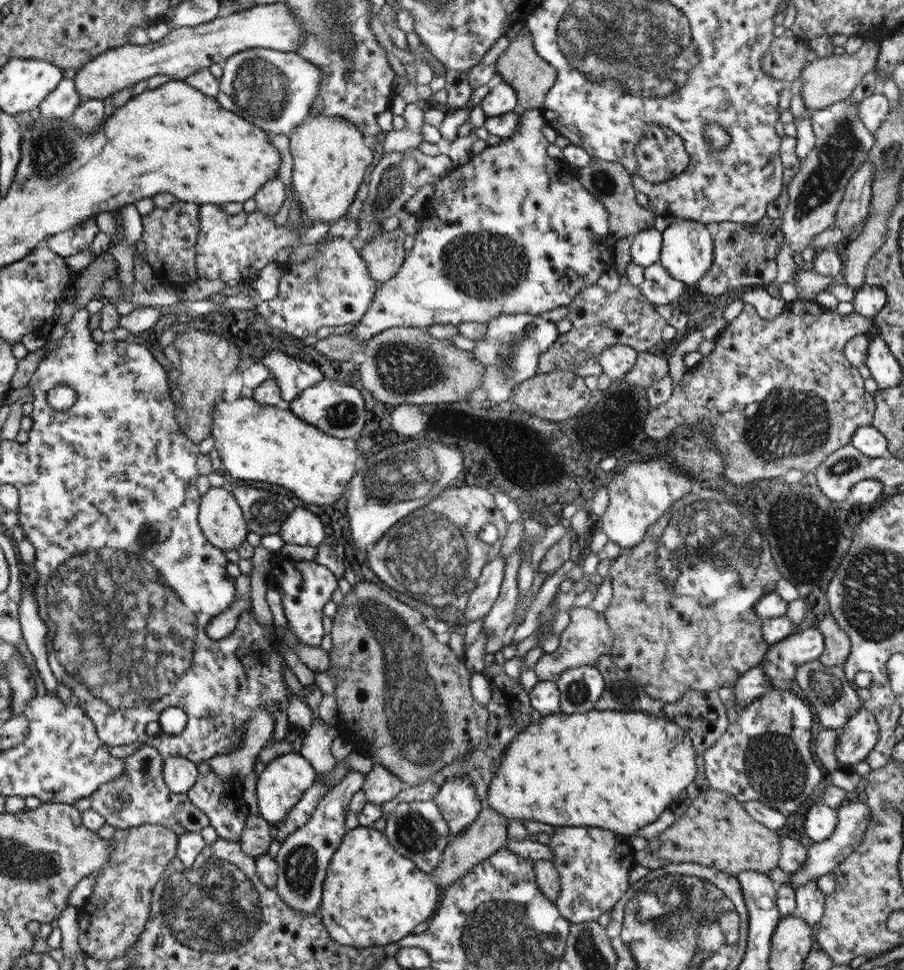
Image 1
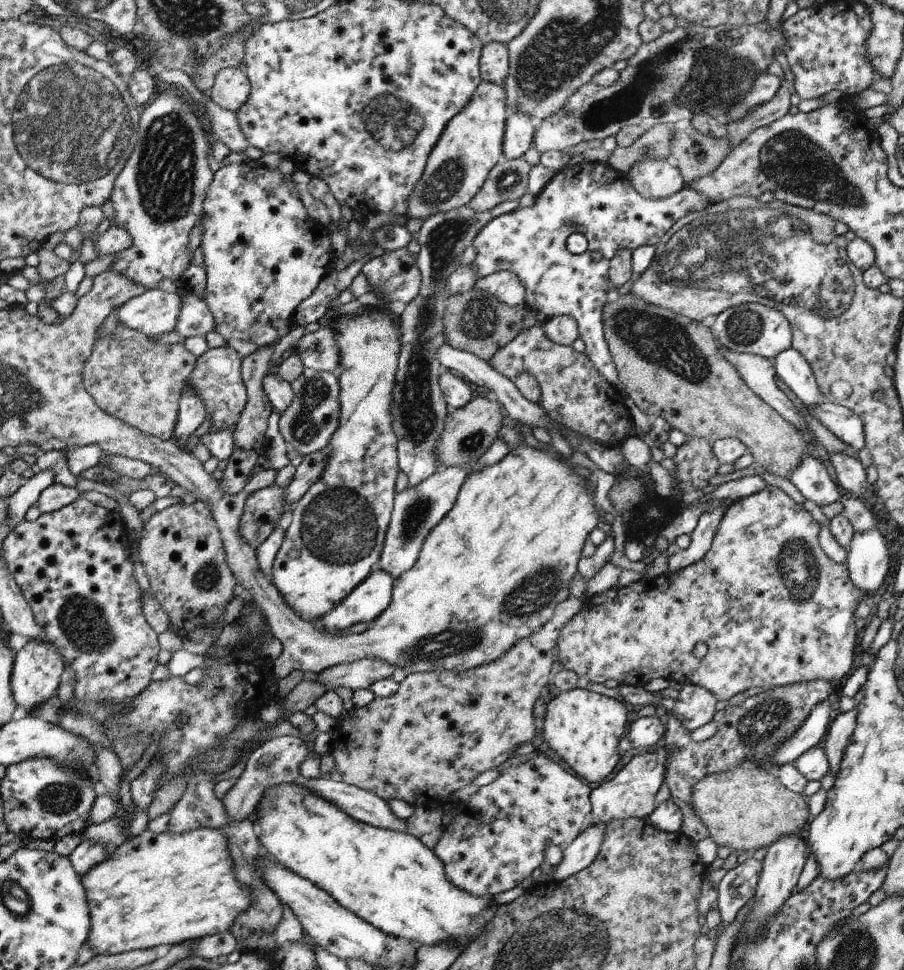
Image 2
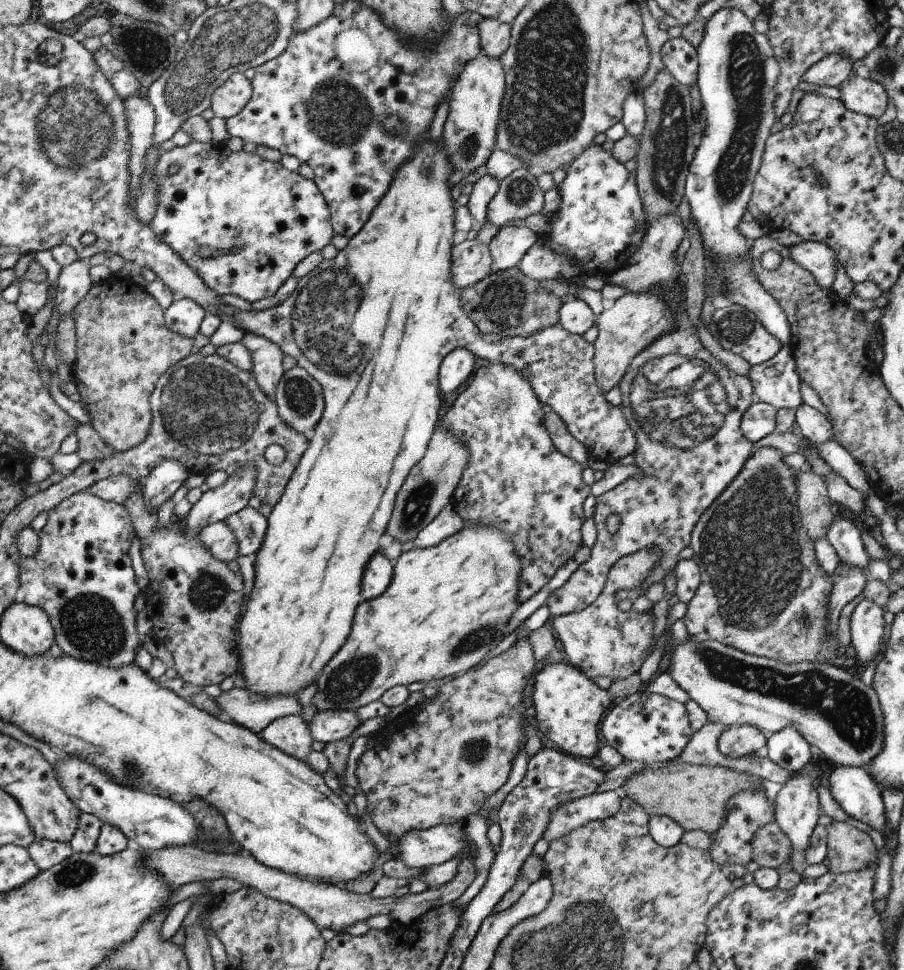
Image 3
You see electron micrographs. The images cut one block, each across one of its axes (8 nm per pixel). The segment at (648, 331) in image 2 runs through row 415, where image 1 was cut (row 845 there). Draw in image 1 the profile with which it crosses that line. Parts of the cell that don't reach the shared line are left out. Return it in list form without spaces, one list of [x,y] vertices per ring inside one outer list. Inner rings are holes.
[[[709,788],[693,800],[682,818],[649,840],[646,850],[665,864],[690,862],[732,875],[748,870],[767,874],[780,862],[782,835],[783,832],[769,830],[751,818],[743,803],[725,792]]]

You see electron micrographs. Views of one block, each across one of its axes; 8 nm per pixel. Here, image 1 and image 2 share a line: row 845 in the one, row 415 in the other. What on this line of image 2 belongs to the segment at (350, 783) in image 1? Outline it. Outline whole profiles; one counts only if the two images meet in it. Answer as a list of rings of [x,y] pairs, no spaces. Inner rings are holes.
[[[305,368],[297,380],[290,383],[295,395],[291,406],[279,416],[279,432],[287,446],[306,456],[329,446],[338,429],[341,407],[339,381],[333,373]]]

